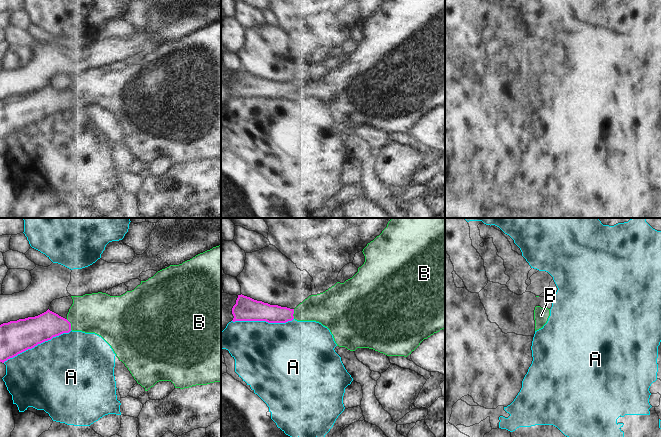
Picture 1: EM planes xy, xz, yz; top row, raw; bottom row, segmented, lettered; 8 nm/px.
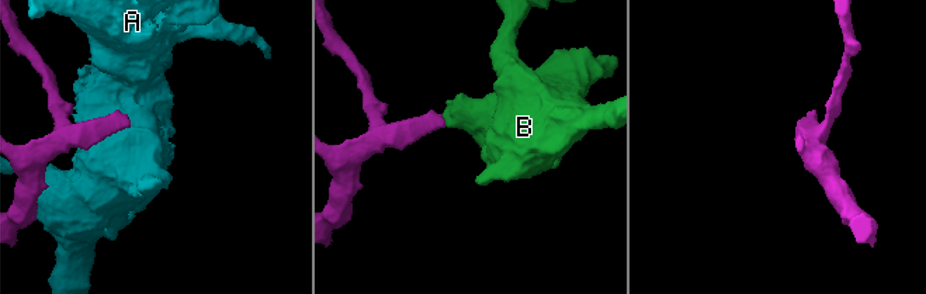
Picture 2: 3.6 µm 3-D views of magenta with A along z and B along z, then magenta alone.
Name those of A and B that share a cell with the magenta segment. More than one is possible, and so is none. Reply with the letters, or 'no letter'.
B

